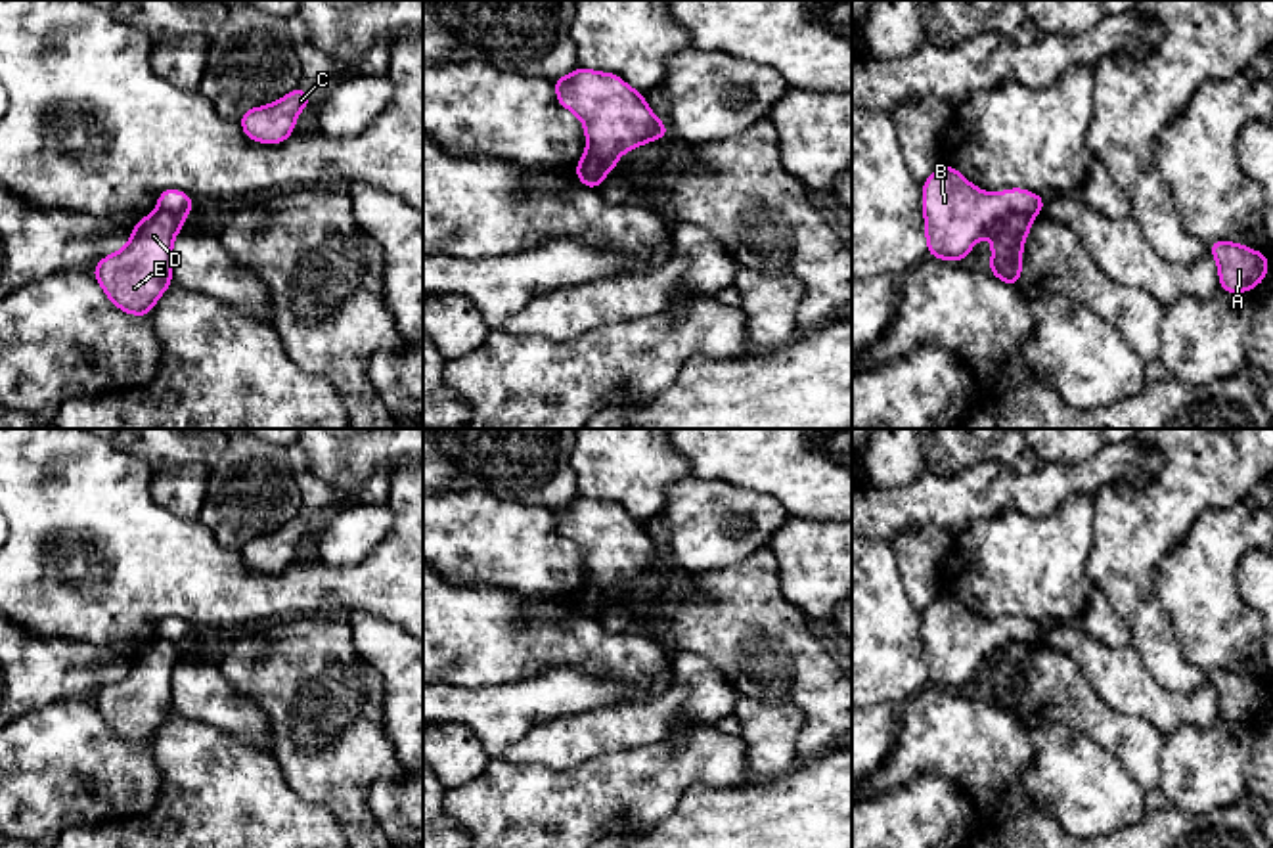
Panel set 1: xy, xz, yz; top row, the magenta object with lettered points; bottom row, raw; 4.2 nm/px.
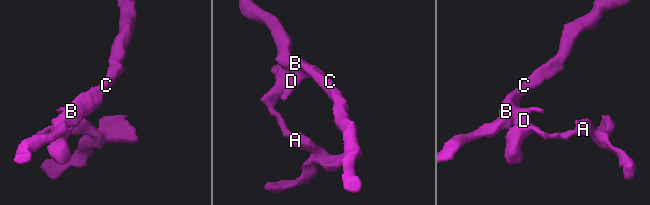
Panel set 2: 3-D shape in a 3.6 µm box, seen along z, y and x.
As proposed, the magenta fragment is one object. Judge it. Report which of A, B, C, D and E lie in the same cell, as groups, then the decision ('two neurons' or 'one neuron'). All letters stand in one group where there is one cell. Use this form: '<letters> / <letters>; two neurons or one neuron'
A D E / B C; two neurons

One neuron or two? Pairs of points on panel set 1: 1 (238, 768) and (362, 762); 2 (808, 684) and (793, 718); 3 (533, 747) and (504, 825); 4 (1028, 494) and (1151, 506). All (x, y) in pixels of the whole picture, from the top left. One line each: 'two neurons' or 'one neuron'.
1: two neurons
2: two neurons
3: two neurons
4: two neurons

